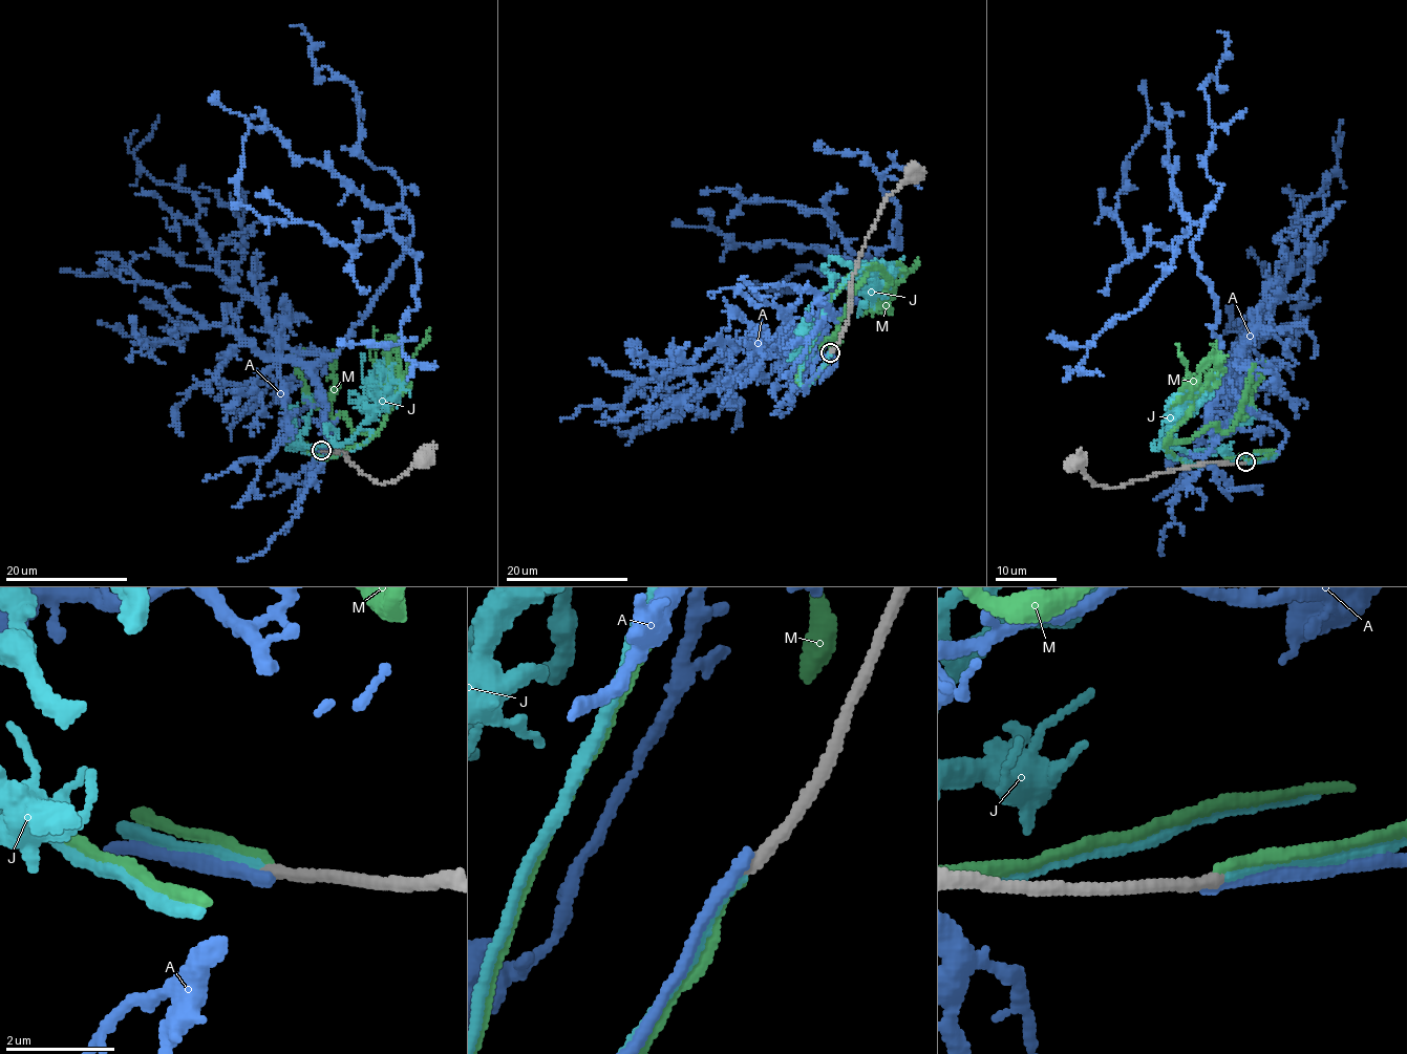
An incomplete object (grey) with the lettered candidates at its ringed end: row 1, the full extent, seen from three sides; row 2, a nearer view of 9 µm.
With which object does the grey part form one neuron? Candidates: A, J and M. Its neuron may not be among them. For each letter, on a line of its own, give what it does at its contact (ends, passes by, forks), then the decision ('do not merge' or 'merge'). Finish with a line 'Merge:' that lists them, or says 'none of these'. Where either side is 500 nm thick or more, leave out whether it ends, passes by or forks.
A: it ends | do not merge
J: it ends | do not merge
M: it ends | merge
Merge: M

